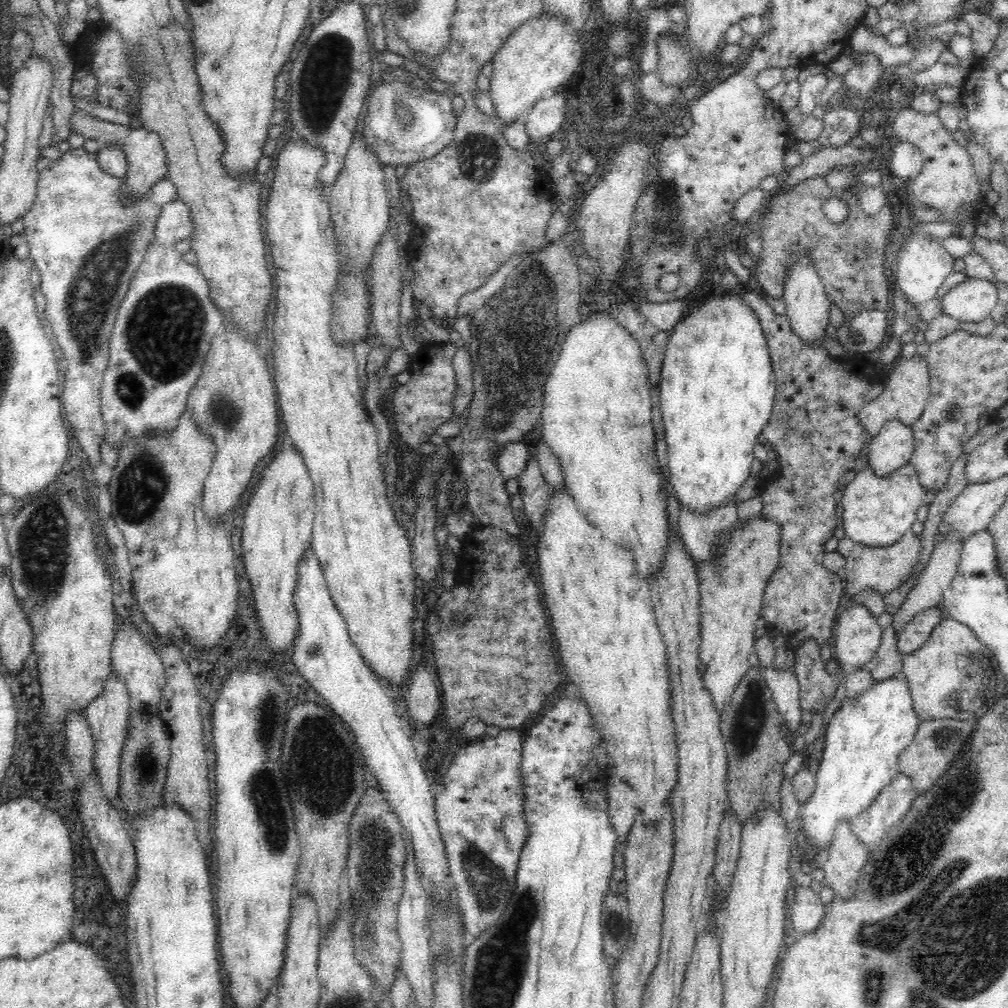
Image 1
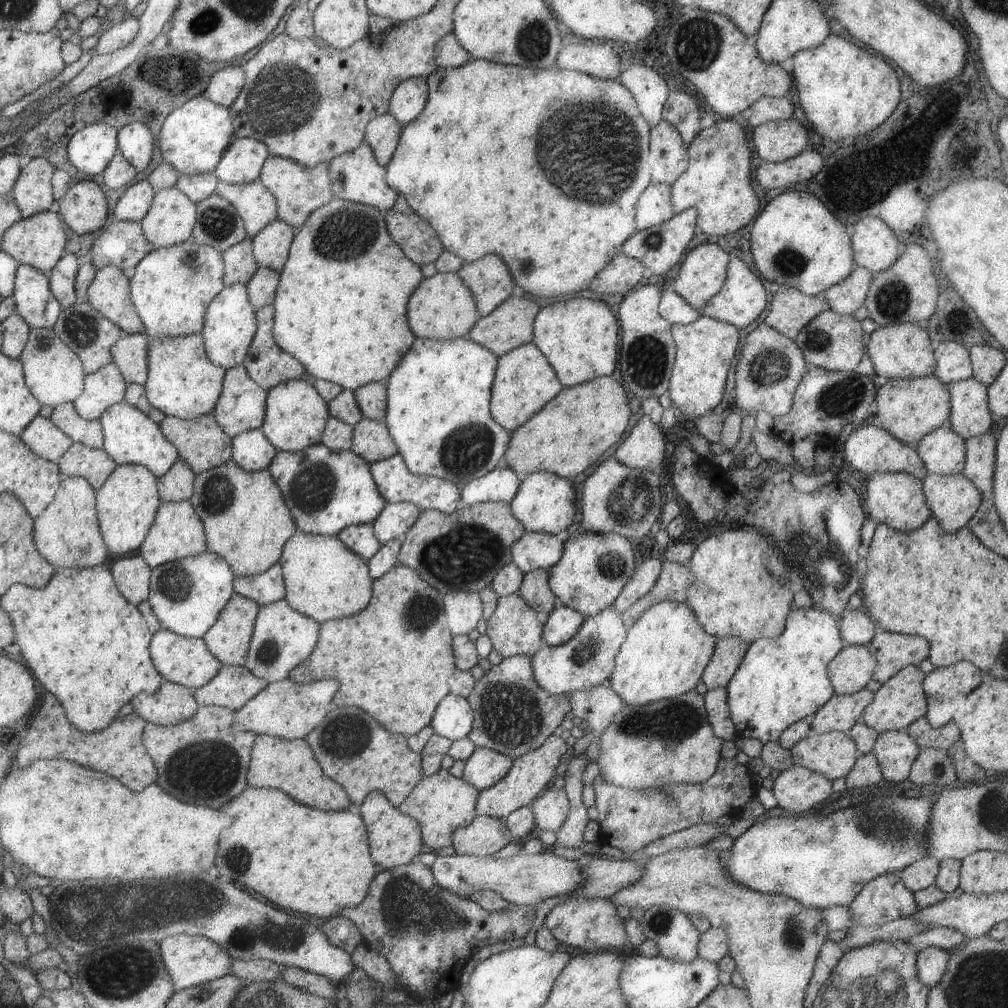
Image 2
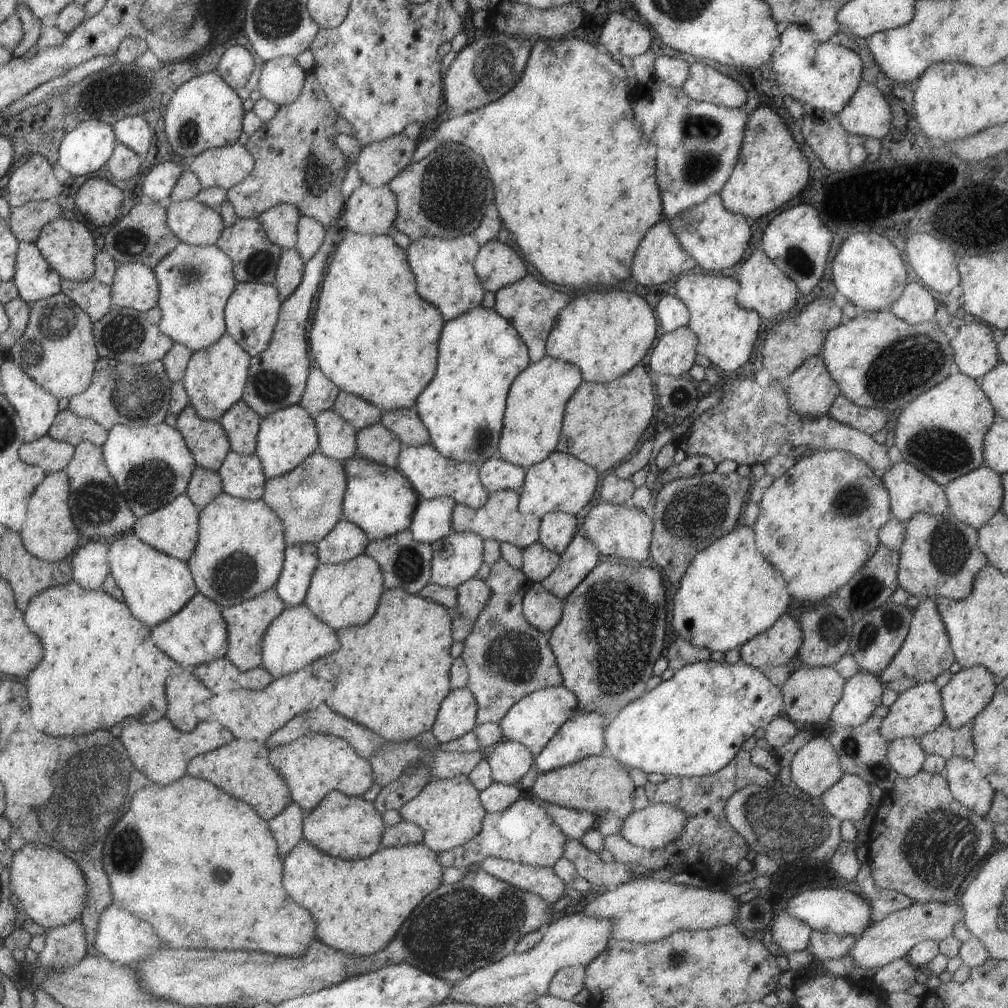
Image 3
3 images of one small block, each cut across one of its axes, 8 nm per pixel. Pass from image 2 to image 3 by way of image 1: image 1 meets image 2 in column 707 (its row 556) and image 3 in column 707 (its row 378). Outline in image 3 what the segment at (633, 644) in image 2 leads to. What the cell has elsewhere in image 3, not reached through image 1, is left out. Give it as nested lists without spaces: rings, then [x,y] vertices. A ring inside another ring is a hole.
[[[739,522],[733,530],[695,553],[677,584],[672,601],[669,618],[677,638],[709,652],[725,653],[767,630],[778,616],[787,612],[789,594],[781,574],[757,556],[753,530]]]

